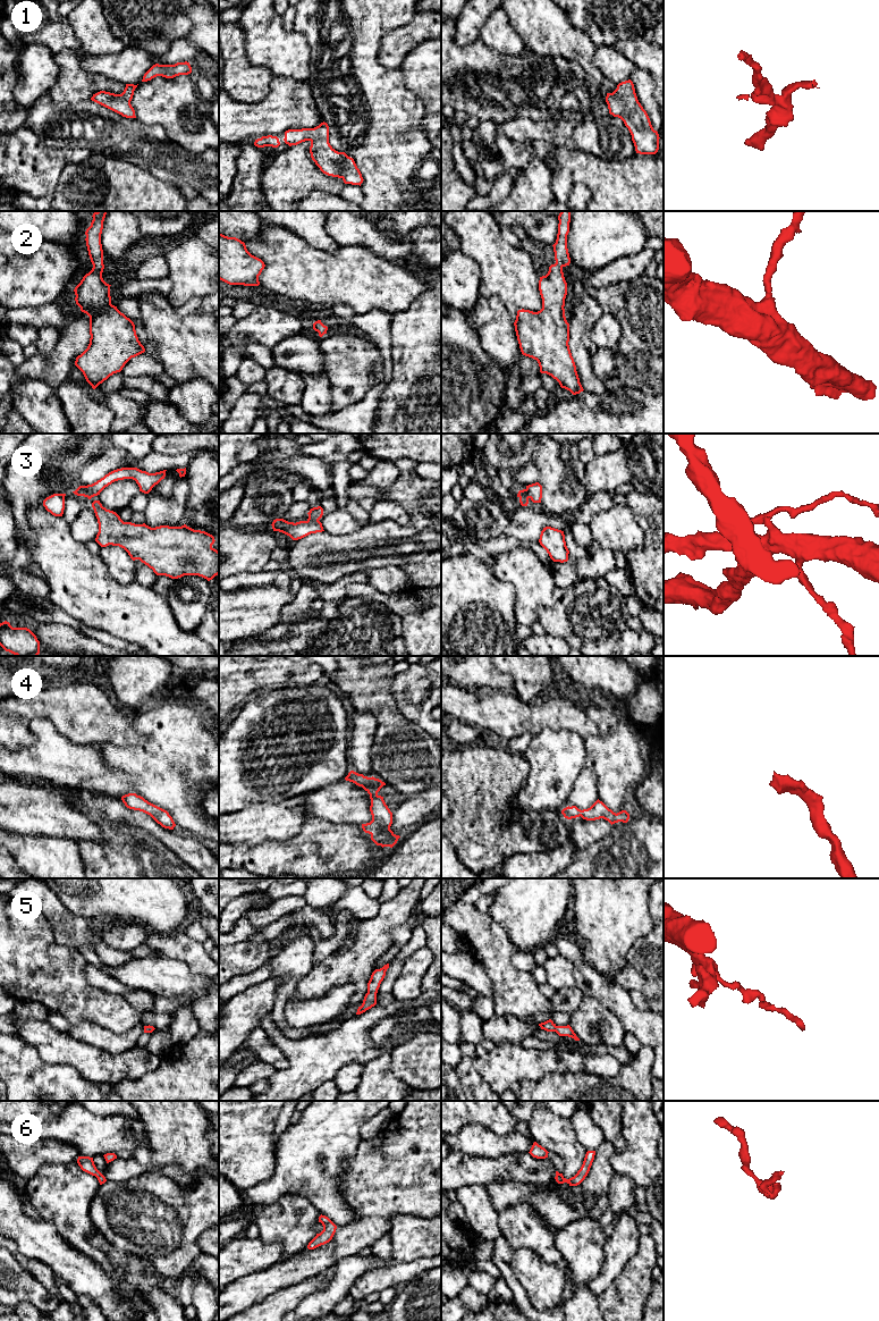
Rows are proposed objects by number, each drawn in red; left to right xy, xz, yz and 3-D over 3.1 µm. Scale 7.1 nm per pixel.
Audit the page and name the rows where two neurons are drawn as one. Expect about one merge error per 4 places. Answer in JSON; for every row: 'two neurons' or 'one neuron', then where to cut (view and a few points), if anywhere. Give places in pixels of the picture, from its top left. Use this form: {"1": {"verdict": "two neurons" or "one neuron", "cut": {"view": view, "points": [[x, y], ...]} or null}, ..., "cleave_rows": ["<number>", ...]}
{"1": {"verdict": "one neuron", "cut": null}, "2": {"verdict": "one neuron", "cut": null}, "3": {"verdict": "two neurons", "cut": {"view": "xz", "points": [[307, 519], [318, 521]]}}, "4": {"verdict": "one neuron", "cut": null}, "5": {"verdict": "one neuron", "cut": null}, "6": {"verdict": "one neuron", "cut": null}, "cleave_rows": ["3"]}

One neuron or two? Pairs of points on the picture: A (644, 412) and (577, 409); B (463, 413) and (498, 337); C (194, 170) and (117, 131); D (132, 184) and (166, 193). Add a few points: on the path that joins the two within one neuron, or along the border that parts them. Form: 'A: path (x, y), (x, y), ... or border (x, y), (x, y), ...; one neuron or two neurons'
A: path (627, 419), (594, 419); one neuron
B: border (476, 331), (480, 345), (504, 371); two neurons
C: path (175, 166), (146, 145), (136, 143); one neuron
D: path (140, 192), (158, 193); one neuron

